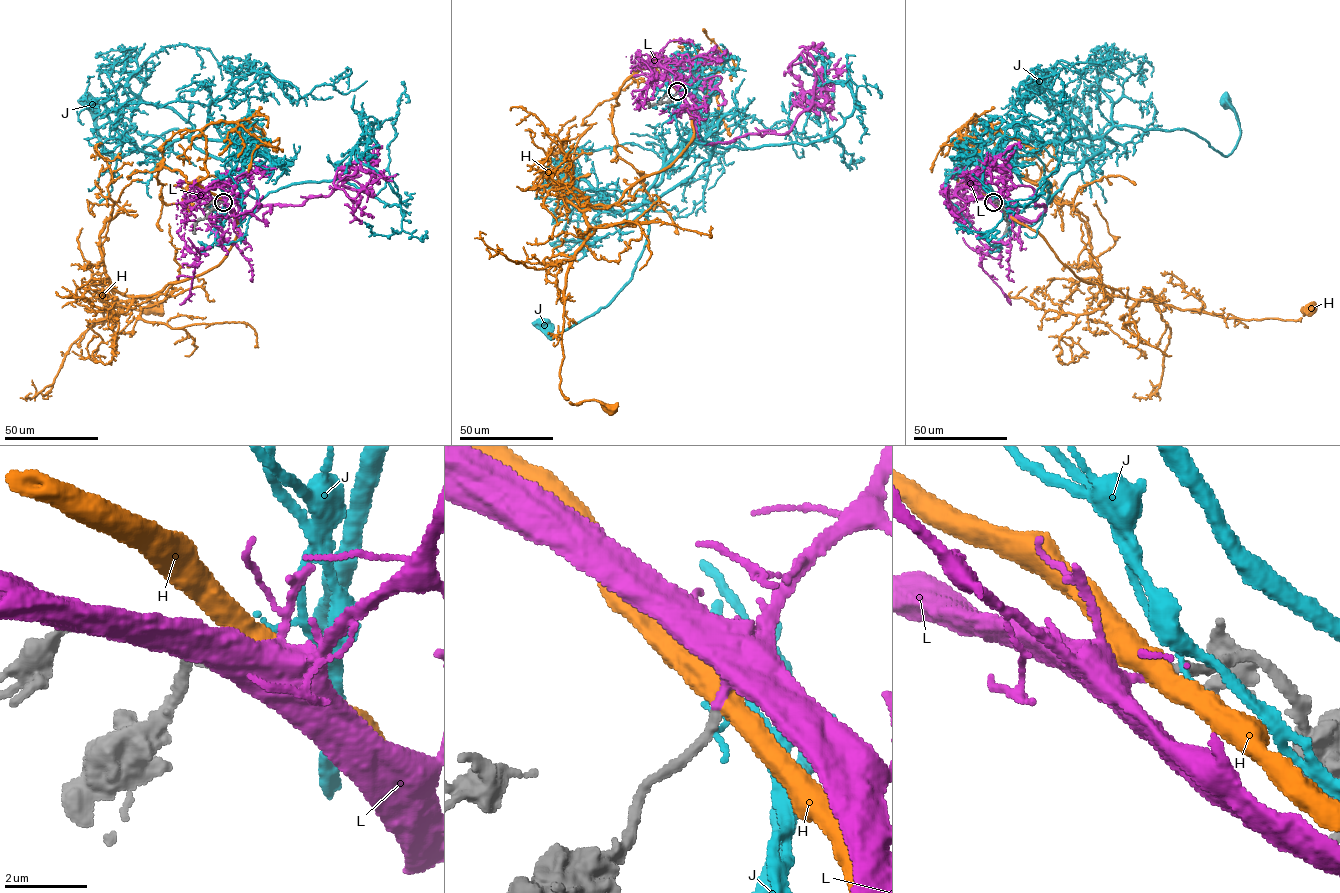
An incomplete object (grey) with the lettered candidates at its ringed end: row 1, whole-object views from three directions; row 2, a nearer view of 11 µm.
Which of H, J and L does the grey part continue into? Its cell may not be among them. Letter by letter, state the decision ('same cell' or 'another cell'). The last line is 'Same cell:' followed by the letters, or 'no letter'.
H: another cell
J: another cell
L: same cell
Same cell: L

